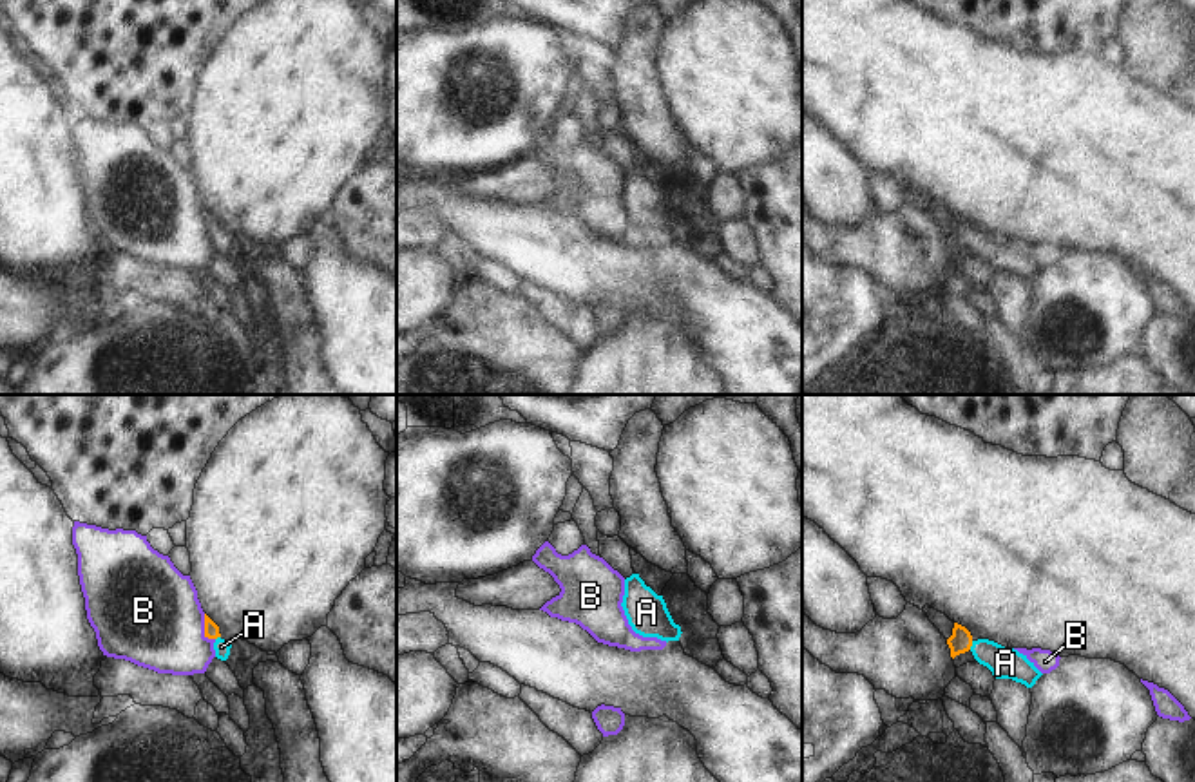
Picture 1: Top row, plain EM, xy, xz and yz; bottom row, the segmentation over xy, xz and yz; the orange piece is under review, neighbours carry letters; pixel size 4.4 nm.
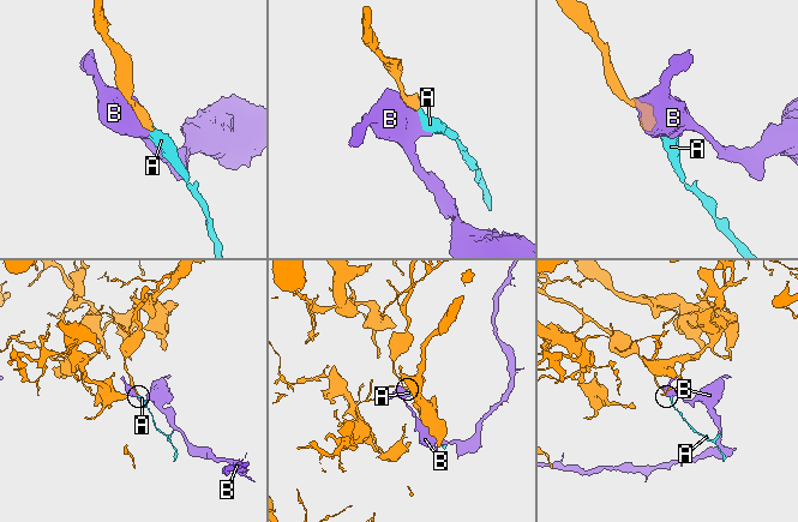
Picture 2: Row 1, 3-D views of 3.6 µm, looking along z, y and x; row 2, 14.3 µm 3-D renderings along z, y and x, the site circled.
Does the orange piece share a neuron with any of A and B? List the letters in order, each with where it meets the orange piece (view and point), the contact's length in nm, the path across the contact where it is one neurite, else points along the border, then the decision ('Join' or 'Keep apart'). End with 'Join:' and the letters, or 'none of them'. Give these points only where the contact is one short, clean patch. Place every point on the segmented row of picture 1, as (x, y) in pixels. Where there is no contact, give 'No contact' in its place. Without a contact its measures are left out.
A: Touches orange at yz (971, 645). Shared border 40 nm. Path across: yz (960, 641), (971, 645), (1005, 663). Join
B: Touches orange at xy (205, 629). Shared border 130 nm. Boundary: xy (203, 614), (203, 632), (214, 639). Keep apart
Join: A

